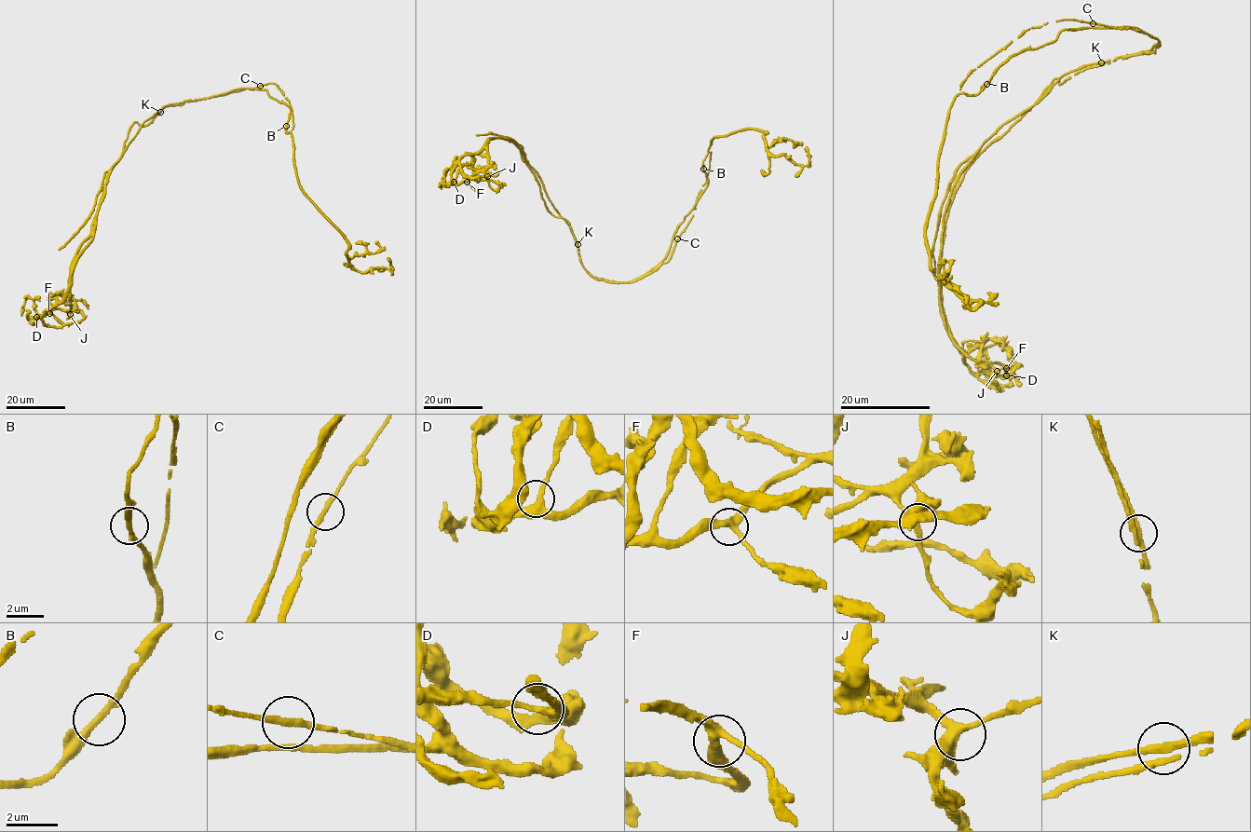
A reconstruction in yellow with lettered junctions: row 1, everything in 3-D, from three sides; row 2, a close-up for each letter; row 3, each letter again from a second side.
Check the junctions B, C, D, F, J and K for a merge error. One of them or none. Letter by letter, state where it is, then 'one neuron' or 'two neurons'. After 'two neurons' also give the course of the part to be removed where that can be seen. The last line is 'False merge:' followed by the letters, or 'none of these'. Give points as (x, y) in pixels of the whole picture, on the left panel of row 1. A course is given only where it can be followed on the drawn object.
B: (286, 126) | one neuron
C: (260, 86) | one neuron
D: (36, 317) | one neuron
F: (49, 313) | one neuron
J: (70, 314) | one neuron
K: (160, 112) | two neurons | (160, 111), (144, 126), (133, 123), (107, 175), (91, 234), (72, 264), (71, 307), (27, 318), (31, 311)
False merge: K

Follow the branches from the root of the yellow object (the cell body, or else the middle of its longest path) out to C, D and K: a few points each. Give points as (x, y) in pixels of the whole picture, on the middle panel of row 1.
C: (625, 281), (634, 281), (666, 263), (677, 238)
D: (625, 281), (595, 279), (583, 267), (569, 225), (509, 140), (488, 140), (488, 166), (454, 182)
K: (625, 281), (595, 279), (583, 267), (577, 245)

